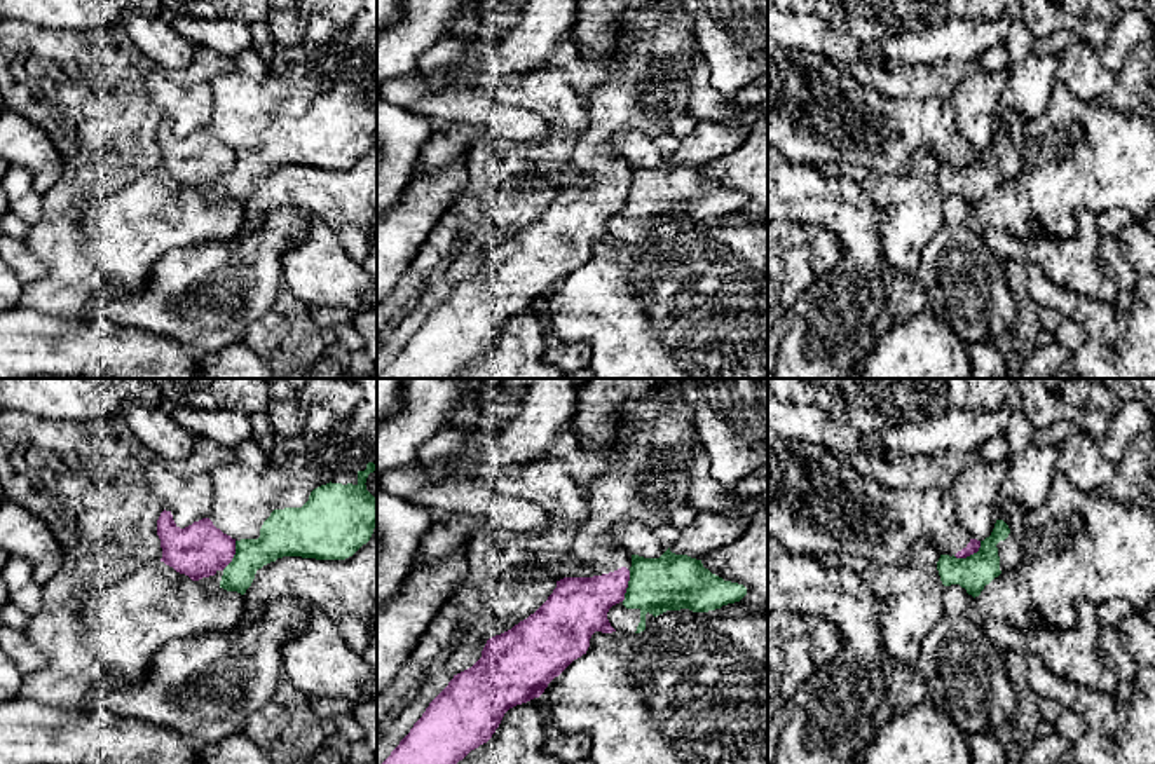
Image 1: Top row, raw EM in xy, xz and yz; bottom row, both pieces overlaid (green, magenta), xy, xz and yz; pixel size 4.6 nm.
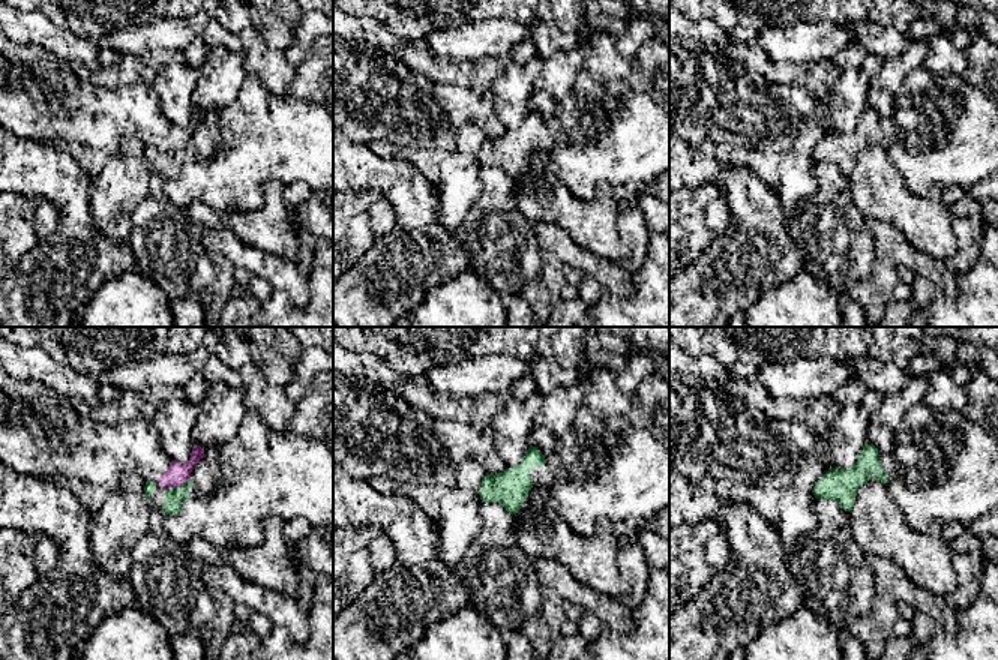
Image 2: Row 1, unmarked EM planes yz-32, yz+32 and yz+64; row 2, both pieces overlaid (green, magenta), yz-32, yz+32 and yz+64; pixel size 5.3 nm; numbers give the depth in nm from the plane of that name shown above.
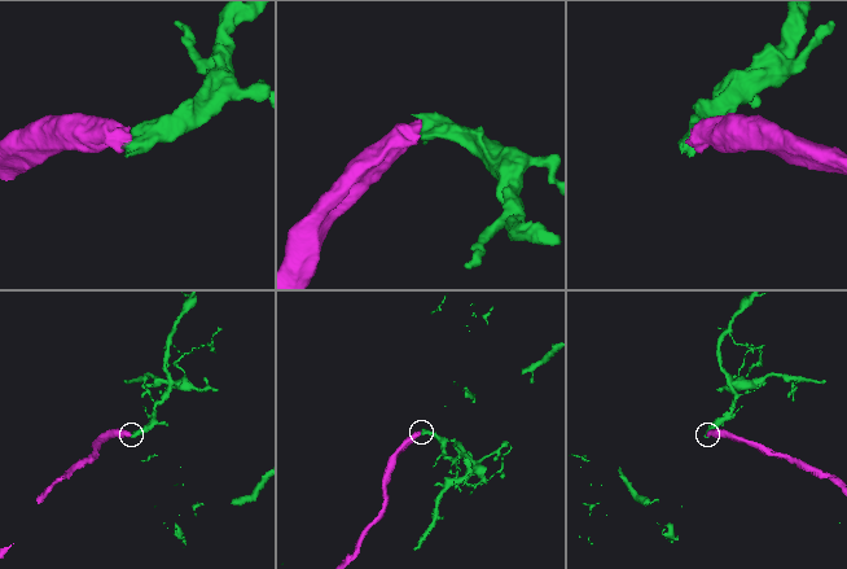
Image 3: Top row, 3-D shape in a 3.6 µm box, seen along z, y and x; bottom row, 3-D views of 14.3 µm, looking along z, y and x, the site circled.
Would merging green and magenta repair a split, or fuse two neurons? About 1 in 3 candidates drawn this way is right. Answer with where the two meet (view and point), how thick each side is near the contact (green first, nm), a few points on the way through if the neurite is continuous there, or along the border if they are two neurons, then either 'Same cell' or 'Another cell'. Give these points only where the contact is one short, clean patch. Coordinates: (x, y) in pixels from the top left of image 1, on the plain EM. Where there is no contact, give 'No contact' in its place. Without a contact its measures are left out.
Touches green at yz (970, 164). Thickness 160 nm (green) against 60 nm. Boundary: yz (981, 150), (976, 161), (965, 166), (953, 164). Another cell

